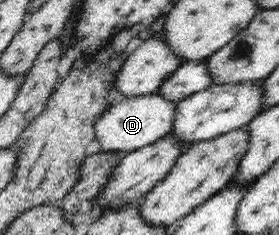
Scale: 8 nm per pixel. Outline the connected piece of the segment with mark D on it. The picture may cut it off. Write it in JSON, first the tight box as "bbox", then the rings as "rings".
{"bbox":[94,90,178,153],"rings":[[[160,90],[150,94],[125,97],[120,104],[112,105],[103,118],[96,122],[97,142],[94,148],[124,153],[144,148],[172,132],[176,123],[177,111],[178,103],[164,97]]]}

